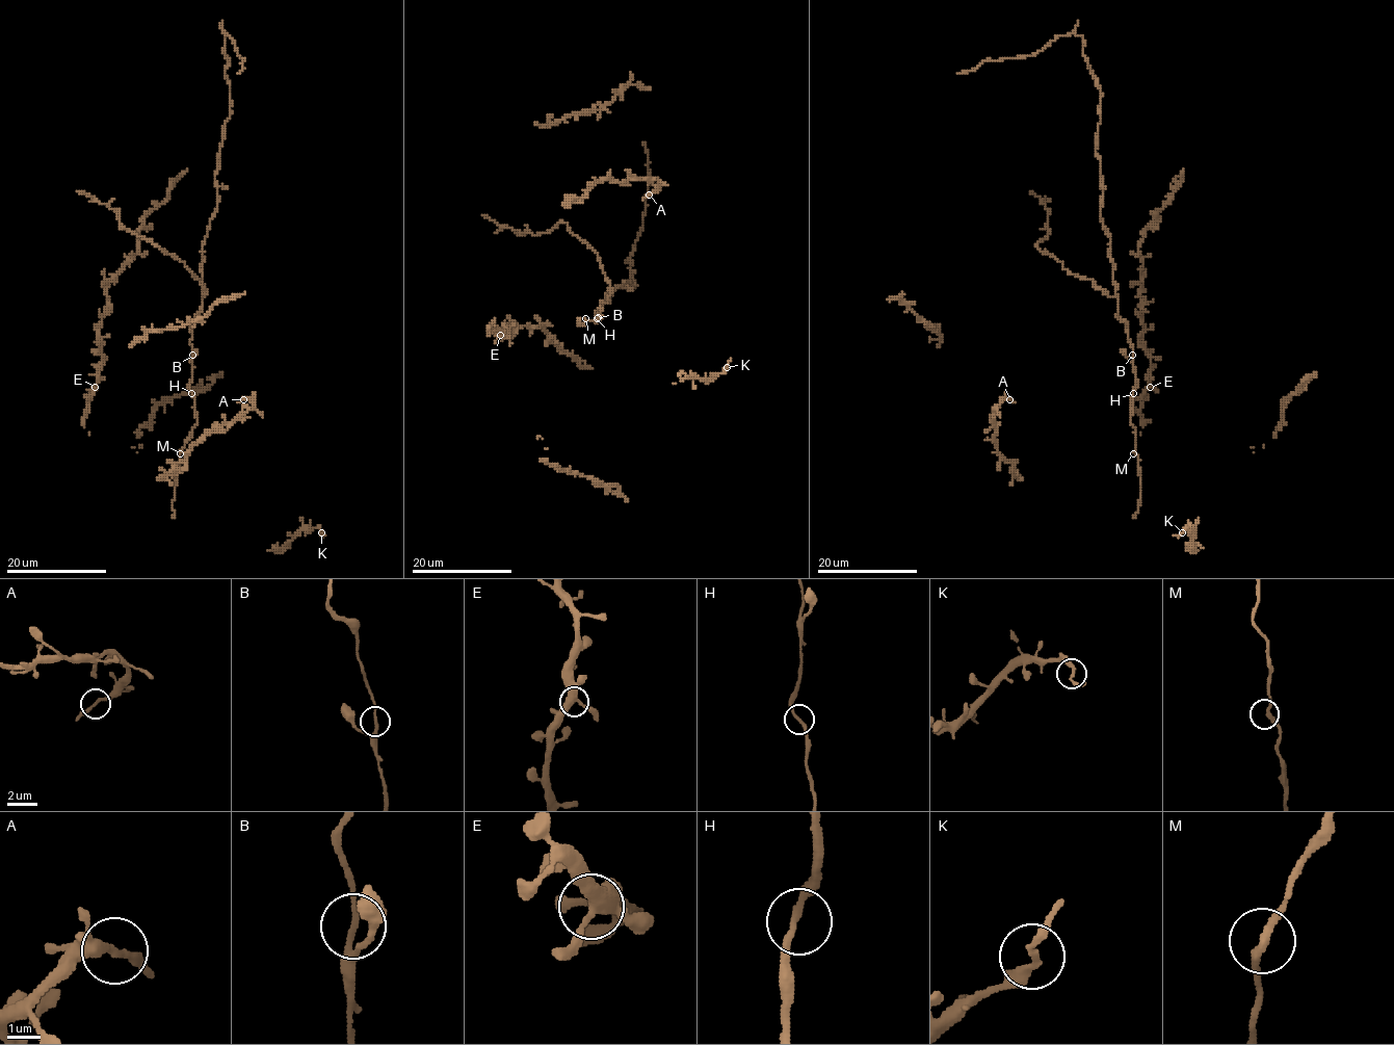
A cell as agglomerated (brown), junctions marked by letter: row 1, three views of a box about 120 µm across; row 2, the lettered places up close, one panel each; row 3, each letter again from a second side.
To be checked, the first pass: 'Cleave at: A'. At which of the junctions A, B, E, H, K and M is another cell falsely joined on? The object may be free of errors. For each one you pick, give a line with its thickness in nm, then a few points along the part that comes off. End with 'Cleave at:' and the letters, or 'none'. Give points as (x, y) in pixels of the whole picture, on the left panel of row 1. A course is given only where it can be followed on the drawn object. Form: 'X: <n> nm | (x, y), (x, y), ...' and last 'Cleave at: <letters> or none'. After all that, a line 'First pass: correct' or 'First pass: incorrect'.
Cleave at: none
First pass: incorrect

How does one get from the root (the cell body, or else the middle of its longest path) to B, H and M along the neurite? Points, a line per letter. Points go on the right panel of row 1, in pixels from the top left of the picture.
B: (1114, 264), (1118, 315), (1126, 327), (1132, 355)
H: (1114, 264), (1118, 315), (1126, 327), (1133, 357), (1133, 393)
M: (1114, 264), (1118, 315), (1126, 327), (1136, 377), (1130, 419), (1135, 429), (1133, 453)

